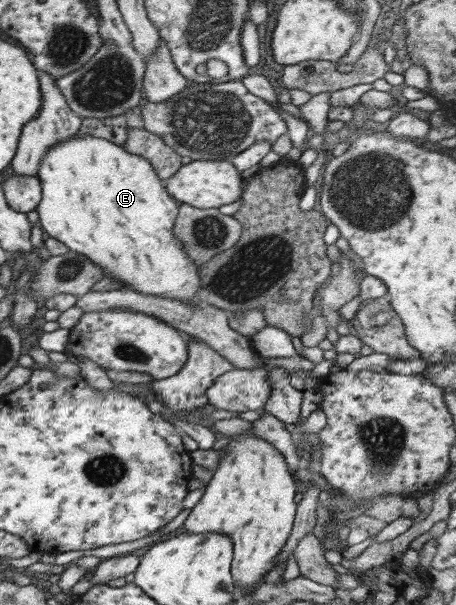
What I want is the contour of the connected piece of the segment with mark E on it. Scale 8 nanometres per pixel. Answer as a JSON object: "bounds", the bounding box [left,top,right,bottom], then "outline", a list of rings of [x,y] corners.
{"bounds":[35,134,202,302],"outline":[[[74,134],[68,140],[52,144],[52,148],[42,154],[37,178],[41,198],[35,211],[46,235],[62,242],[67,250],[88,256],[90,262],[104,270],[102,277],[118,278],[124,282],[124,288],[144,295],[196,302],[194,294],[201,289],[202,283],[198,277],[198,265],[186,257],[182,243],[173,231],[178,202],[166,193],[164,182],[160,181],[146,158],[130,154],[123,146],[104,138]]]}

